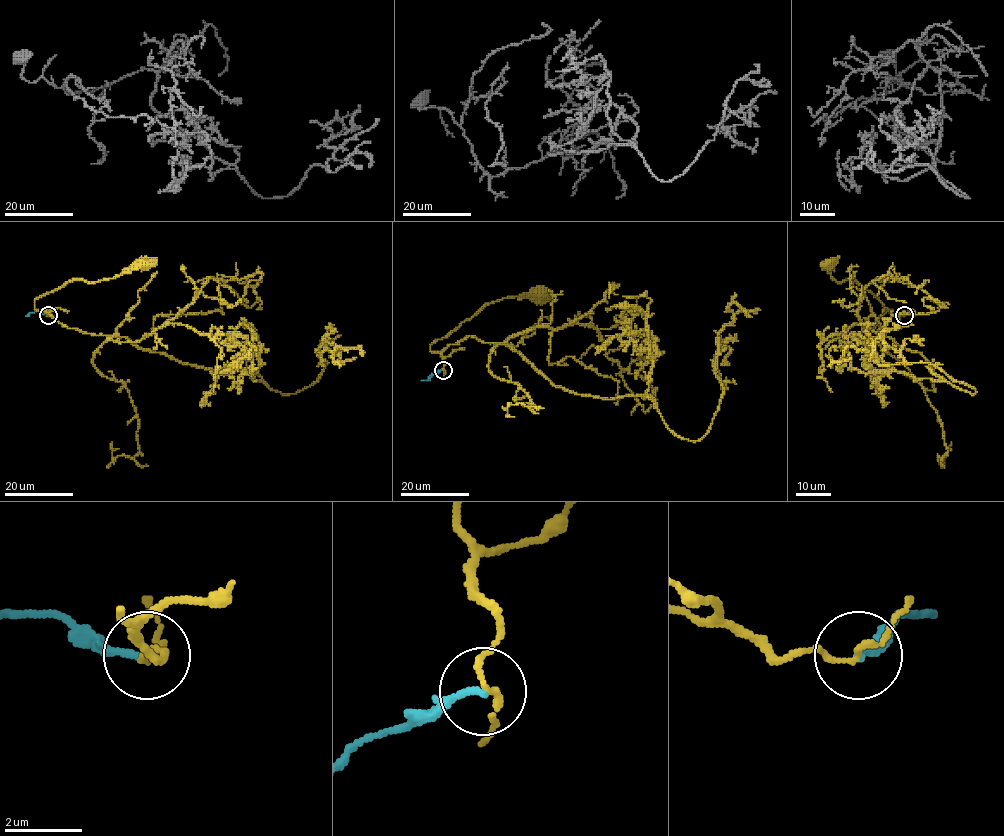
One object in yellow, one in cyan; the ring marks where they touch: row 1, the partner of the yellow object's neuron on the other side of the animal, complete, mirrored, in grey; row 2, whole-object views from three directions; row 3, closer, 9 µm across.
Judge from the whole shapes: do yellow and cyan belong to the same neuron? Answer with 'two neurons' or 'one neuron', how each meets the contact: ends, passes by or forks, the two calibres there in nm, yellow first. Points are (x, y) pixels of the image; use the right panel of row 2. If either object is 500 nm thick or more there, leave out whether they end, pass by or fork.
two neurons; yellow passes by; cyan ends; calibres 130 and 180 nm

